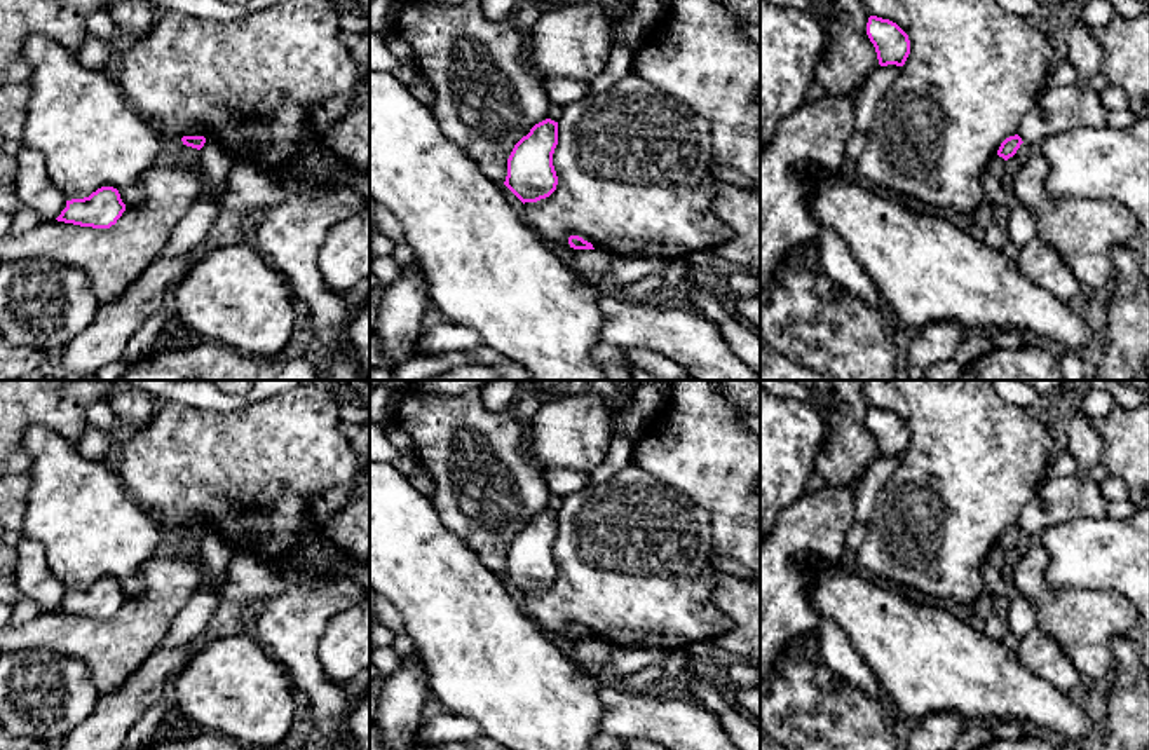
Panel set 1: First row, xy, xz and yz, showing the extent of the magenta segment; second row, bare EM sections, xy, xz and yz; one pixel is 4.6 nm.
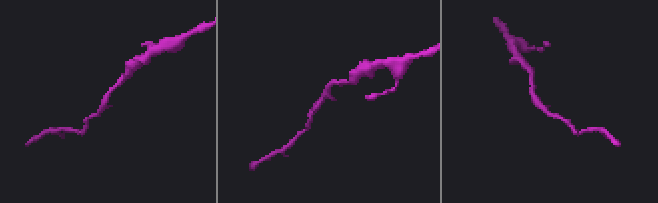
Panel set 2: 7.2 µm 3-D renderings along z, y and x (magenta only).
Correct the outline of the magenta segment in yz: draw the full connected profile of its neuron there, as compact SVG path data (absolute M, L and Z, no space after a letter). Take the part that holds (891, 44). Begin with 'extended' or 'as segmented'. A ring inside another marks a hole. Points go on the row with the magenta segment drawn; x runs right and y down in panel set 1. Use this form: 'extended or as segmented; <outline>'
as segmented; M870 16L867 35L875 47L880 66L903 66L910 54L908 35L893 21Z

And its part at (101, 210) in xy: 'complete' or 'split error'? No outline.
complete

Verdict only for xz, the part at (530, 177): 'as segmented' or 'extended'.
as segmented

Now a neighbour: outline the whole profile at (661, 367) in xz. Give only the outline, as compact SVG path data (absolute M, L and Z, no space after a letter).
M631 347L626 351L626 359L656 380L692 380L680 363L652 349Z

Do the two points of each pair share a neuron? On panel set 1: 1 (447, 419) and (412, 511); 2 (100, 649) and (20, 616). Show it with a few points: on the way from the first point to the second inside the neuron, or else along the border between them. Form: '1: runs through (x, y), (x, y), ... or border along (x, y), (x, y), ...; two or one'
1: border along (428, 497), (440, 522), (450, 532); two
2: border along (42, 611), (18, 627); two

